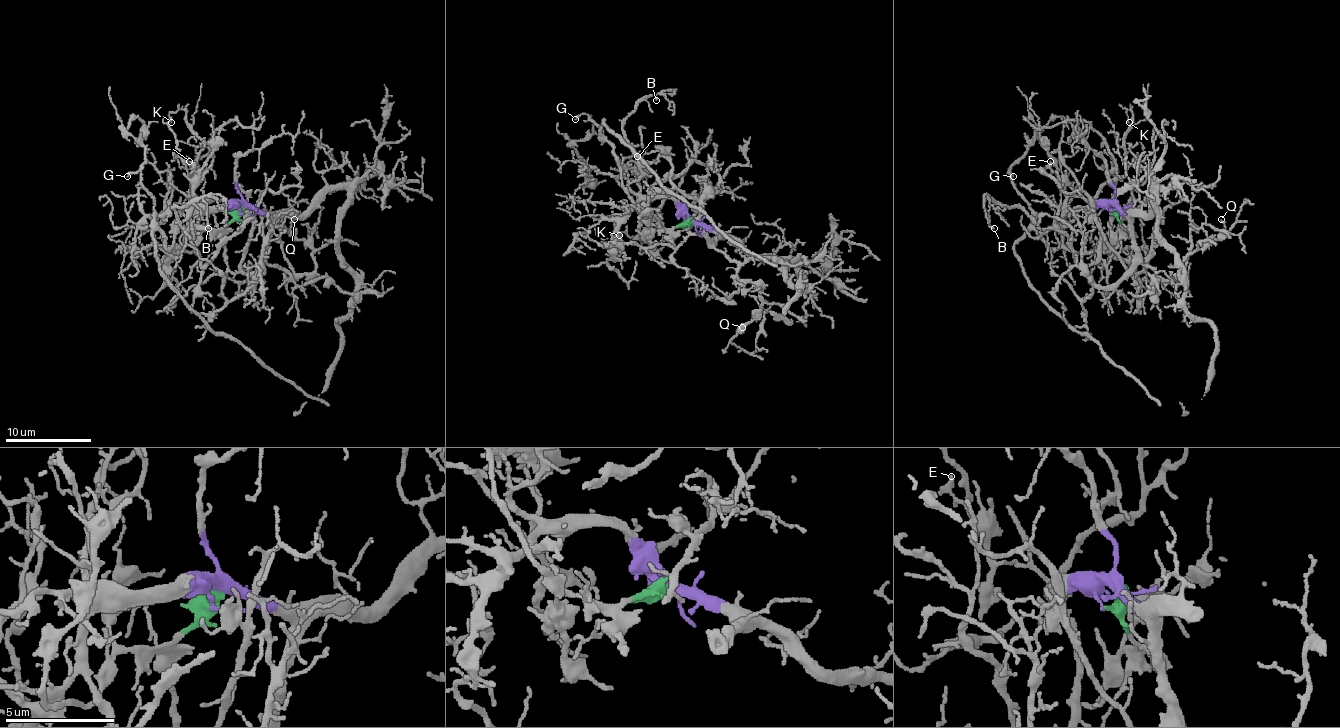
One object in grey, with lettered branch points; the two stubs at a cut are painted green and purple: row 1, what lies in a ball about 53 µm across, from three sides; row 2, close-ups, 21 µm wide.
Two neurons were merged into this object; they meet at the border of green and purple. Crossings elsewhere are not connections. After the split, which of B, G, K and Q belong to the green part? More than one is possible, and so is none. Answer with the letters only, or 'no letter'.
G

